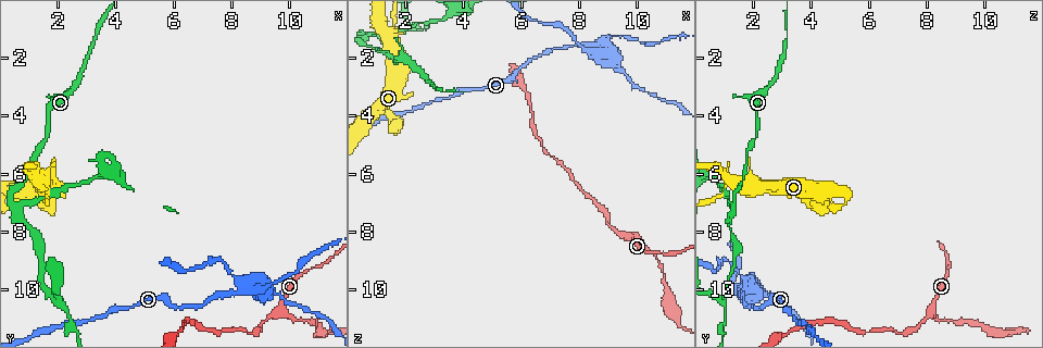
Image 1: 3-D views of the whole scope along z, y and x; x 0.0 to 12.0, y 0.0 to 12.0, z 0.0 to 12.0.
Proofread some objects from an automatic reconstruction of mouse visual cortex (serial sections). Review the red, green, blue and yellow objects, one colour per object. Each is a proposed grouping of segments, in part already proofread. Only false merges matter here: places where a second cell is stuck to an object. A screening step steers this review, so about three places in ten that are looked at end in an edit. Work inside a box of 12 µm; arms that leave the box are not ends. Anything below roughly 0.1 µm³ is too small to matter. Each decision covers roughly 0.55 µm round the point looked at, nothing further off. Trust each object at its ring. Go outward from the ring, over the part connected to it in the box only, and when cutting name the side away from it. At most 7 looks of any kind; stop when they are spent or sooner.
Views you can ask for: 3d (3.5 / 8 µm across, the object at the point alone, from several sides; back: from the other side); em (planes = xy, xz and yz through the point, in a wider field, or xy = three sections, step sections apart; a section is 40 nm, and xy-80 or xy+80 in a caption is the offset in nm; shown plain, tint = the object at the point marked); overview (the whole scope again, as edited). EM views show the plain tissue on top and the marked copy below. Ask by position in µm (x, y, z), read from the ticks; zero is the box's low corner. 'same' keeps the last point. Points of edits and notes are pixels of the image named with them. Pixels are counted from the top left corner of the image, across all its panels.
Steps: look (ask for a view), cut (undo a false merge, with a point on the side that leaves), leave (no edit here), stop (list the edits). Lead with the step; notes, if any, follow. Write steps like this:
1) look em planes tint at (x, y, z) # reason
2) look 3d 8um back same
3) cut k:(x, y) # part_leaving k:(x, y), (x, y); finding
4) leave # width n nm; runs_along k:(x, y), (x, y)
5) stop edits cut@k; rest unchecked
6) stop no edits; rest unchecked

look 3d 3.5um at (1.6, 7.2, 4.1) # sharp bend

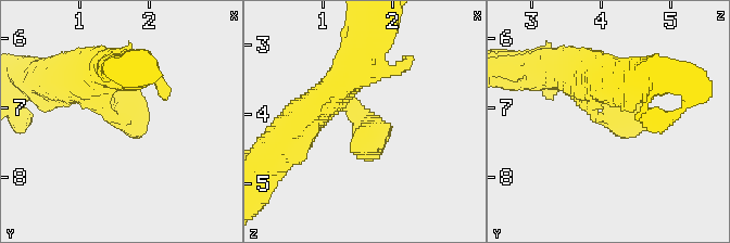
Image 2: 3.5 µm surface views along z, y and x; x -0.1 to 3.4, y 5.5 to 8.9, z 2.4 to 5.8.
look em xy step 3 tint at (1.60, 7.10, 4.10)

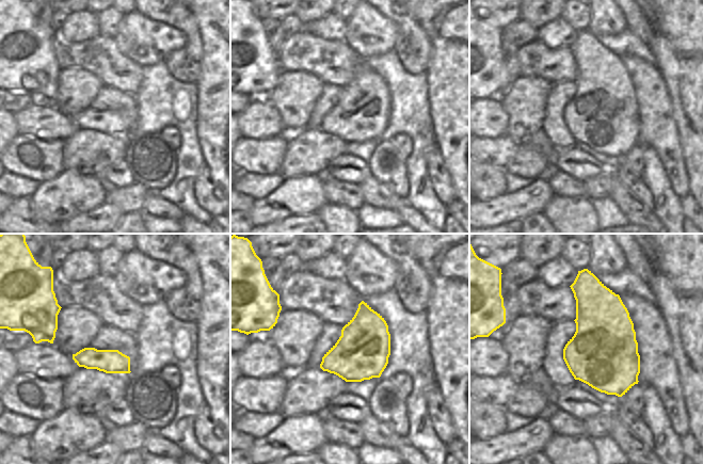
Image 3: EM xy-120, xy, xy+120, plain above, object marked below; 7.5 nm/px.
leave # runs_along 2:(352, 71), (338, 96), (362, 129); one cell here

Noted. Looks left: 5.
look 3d 8um back at (1.1, 7.0, 1.2) # narrows sharply

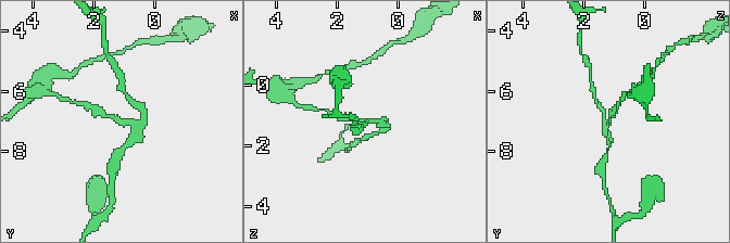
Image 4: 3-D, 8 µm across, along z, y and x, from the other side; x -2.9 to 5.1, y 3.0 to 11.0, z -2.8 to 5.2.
look 3d 3.5um at (1.1, 7.0, 1.2)

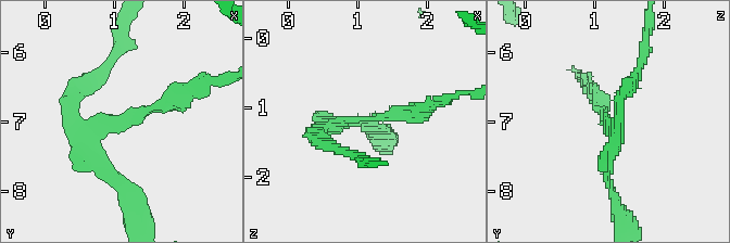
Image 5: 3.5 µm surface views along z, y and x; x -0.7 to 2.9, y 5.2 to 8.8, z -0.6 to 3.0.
look em xy step 5 tint at (1.20, 7.00, 1.15)

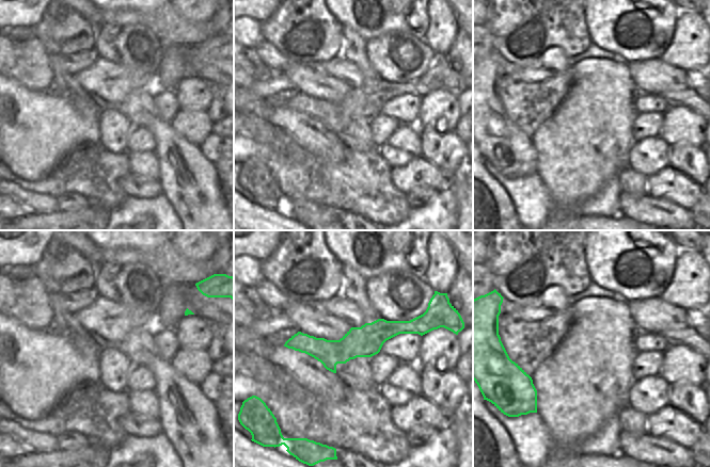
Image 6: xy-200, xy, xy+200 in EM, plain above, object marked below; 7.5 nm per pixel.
cut 5:(140, 114) # part_leaving 5:(100, 127), (193, 90); two cells meet here

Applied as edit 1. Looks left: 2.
stop edits cut@5; rest unchecked

